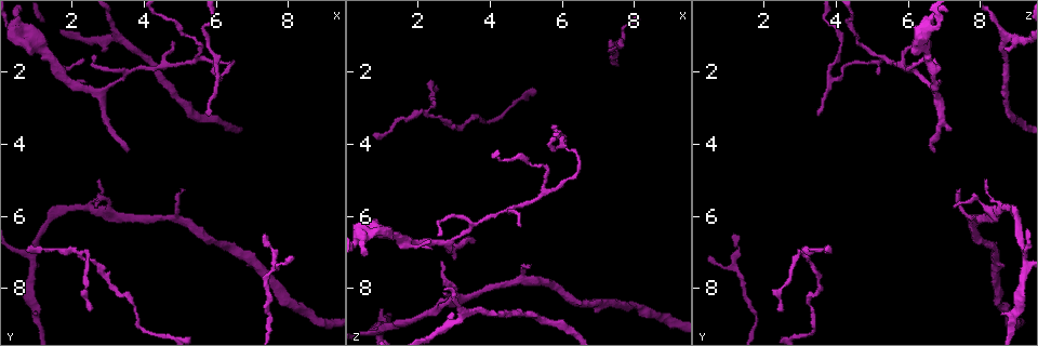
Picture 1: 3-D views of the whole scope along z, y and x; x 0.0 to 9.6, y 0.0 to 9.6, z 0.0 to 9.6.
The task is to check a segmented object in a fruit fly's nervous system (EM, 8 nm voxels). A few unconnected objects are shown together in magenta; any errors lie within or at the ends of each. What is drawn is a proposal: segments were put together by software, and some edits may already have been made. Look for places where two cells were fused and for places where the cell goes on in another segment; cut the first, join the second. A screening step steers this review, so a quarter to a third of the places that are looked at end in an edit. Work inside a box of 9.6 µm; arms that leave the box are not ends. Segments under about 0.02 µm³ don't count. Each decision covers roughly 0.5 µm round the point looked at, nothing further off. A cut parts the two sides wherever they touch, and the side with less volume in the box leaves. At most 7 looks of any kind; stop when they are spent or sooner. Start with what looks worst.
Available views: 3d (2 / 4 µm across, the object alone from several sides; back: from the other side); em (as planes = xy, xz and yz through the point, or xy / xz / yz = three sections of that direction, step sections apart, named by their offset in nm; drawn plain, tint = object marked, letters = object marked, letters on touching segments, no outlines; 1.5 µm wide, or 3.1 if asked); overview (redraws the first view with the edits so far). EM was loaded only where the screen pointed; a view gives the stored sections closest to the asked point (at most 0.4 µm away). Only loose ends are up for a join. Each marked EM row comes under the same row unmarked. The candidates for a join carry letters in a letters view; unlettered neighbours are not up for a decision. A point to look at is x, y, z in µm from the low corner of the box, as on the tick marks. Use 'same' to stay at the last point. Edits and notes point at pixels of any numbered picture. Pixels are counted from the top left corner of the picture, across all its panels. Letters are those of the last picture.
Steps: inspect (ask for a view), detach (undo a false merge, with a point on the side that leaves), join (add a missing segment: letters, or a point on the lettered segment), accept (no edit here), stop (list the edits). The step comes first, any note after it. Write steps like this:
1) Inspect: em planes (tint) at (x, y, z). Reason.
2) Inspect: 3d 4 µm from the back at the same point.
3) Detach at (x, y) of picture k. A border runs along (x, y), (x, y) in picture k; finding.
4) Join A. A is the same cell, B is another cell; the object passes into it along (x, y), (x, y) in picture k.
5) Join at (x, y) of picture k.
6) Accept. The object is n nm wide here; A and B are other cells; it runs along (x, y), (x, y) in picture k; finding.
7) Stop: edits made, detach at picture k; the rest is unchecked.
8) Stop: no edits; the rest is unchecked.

Inspect: em planes (tint) at (5.05, 5.30, 7.45). Tapers out.

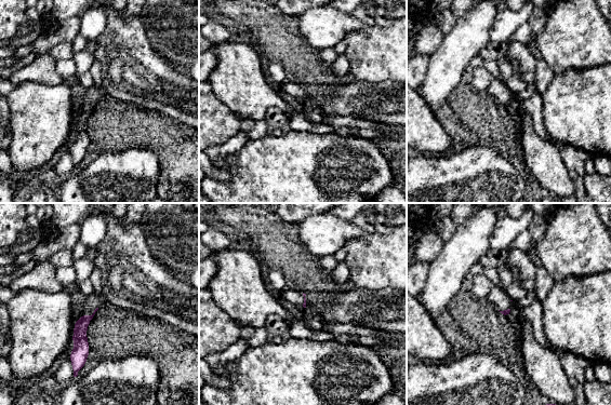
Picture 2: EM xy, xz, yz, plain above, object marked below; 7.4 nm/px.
Inspect: em planes (letters) at the same point. See the neighbours.

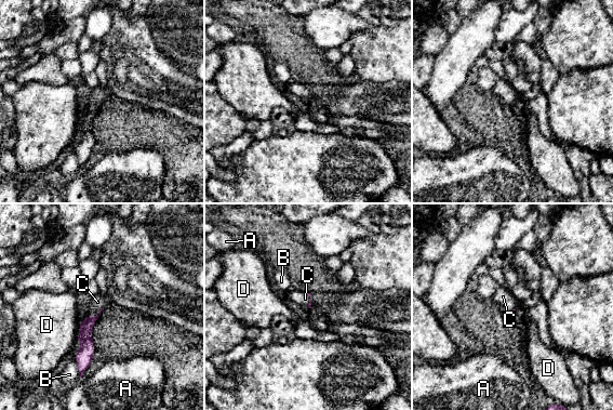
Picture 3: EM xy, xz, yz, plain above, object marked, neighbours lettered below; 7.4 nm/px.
Join C. C is the same cell, A, B and D are other cells; the object passes into it along (87, 346), (97, 315), (97, 302) in picture 3; it goes on there.

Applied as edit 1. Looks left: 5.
Inspect: overview.

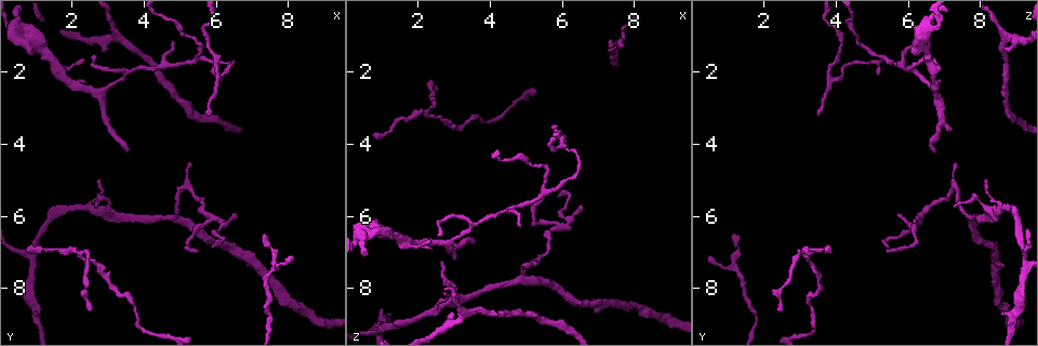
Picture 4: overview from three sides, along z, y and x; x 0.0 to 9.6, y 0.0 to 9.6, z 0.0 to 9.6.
Inspect: 3d 4 µm at (7.25, 6.55, 1.20). Branch stops here.

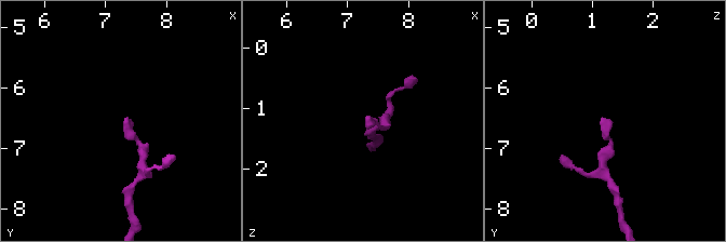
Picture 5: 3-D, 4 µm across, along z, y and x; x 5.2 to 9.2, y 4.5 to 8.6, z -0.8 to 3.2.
Inspect: em yz step 4 (letters) at (7.35, 6.50, 1.15).

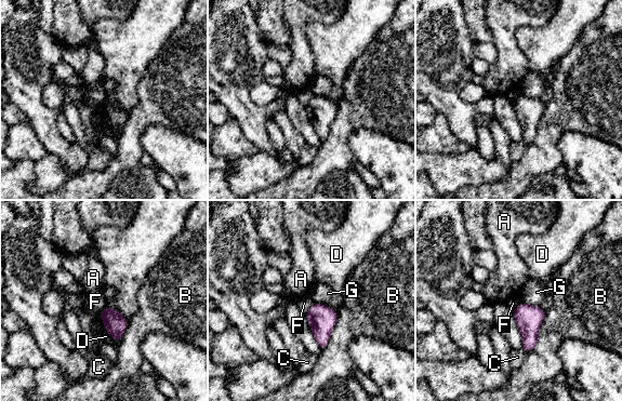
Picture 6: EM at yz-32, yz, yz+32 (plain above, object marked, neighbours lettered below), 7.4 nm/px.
Inspect: em planes (letters) at the same point.

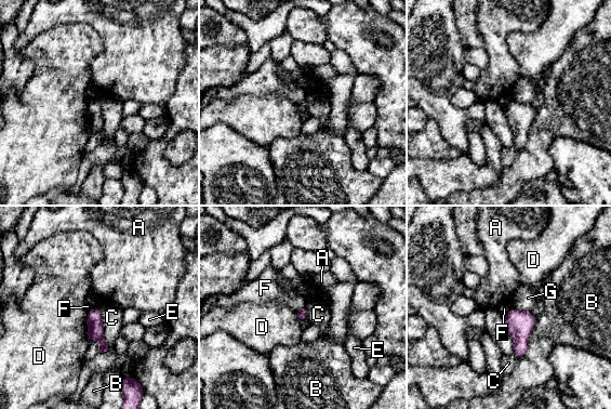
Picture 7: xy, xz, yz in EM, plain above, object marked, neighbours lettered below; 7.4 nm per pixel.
Accept. A, B, C, D, E, F and G are other cells; a border runs along (305, 307), (295, 311) in picture 7; no lettered segment goes on from it.

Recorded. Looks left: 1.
Stop: edits made, join at picture 3; the rest is unchecked.

